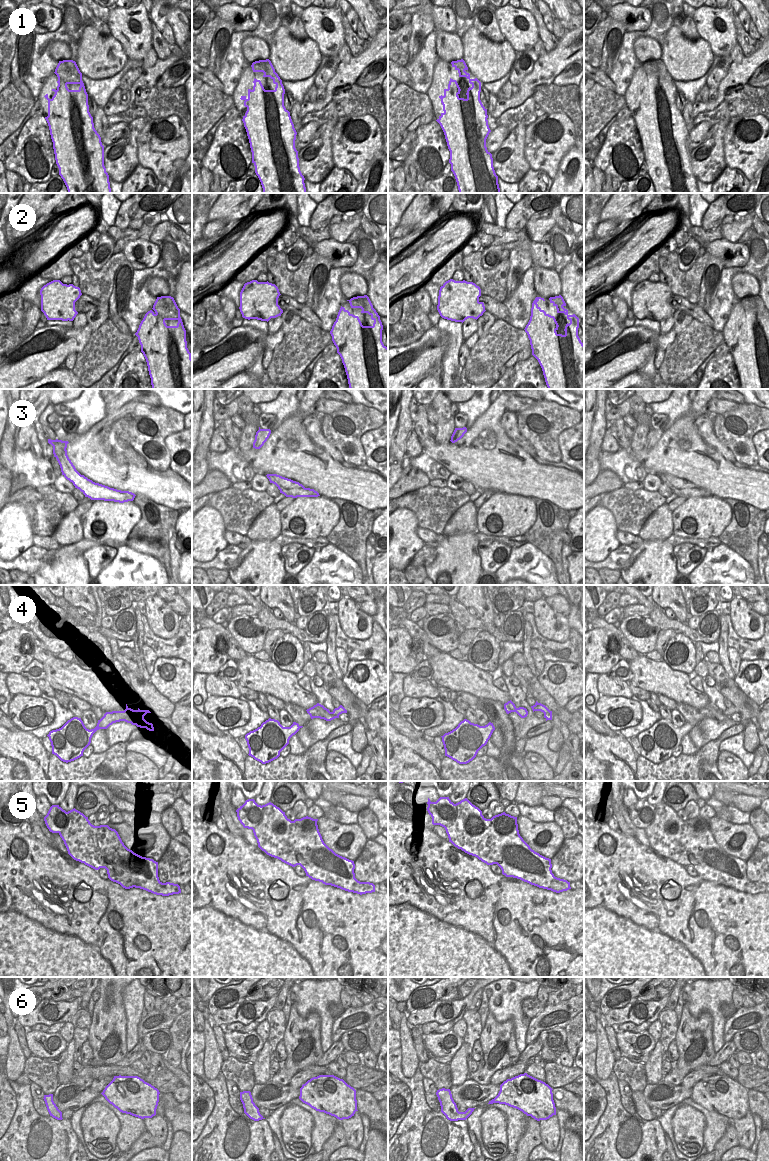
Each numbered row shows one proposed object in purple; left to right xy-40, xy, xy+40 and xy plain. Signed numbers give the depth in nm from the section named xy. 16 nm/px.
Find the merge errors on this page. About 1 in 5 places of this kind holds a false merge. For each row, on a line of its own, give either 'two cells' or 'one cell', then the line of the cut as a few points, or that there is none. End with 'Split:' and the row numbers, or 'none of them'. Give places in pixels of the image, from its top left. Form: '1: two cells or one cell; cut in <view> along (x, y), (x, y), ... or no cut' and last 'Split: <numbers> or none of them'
1: one cell; no cut
2: two cells; cut in xy along (352, 314), (342, 337), (344, 348), (340, 355)
3: two cells; cut in xy-40 along (58, 440), (66, 445)
4: one cell; no cut
5: two cells; cut in xy+40 along (456, 804), (456, 817), (444, 827)
6: one cell; no cut
Split: 2, 3, 5

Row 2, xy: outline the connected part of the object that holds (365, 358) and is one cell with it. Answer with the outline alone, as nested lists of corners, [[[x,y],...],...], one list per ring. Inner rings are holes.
[[[367,295],[353,297],[349,301],[351,308],[361,308],[361,313],[368,313],[374,321],[372,326],[363,326],[359,317],[352,314],[351,325],[346,325],[346,332],[339,332],[345,344],[341,352],[342,363],[350,389],[388,389],[388,348],[382,342],[383,325],[380,316],[373,308]]]

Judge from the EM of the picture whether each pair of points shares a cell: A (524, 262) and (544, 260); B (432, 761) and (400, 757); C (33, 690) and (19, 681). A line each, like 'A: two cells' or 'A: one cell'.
A: two cells
B: one cell
C: one cell

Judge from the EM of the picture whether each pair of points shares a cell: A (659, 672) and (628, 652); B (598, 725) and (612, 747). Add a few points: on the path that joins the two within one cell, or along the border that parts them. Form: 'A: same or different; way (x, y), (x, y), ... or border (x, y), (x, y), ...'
A: different; border (639, 654), (629, 661)
B: different; border (594, 729), (599, 733), (611, 736), (618, 733)

